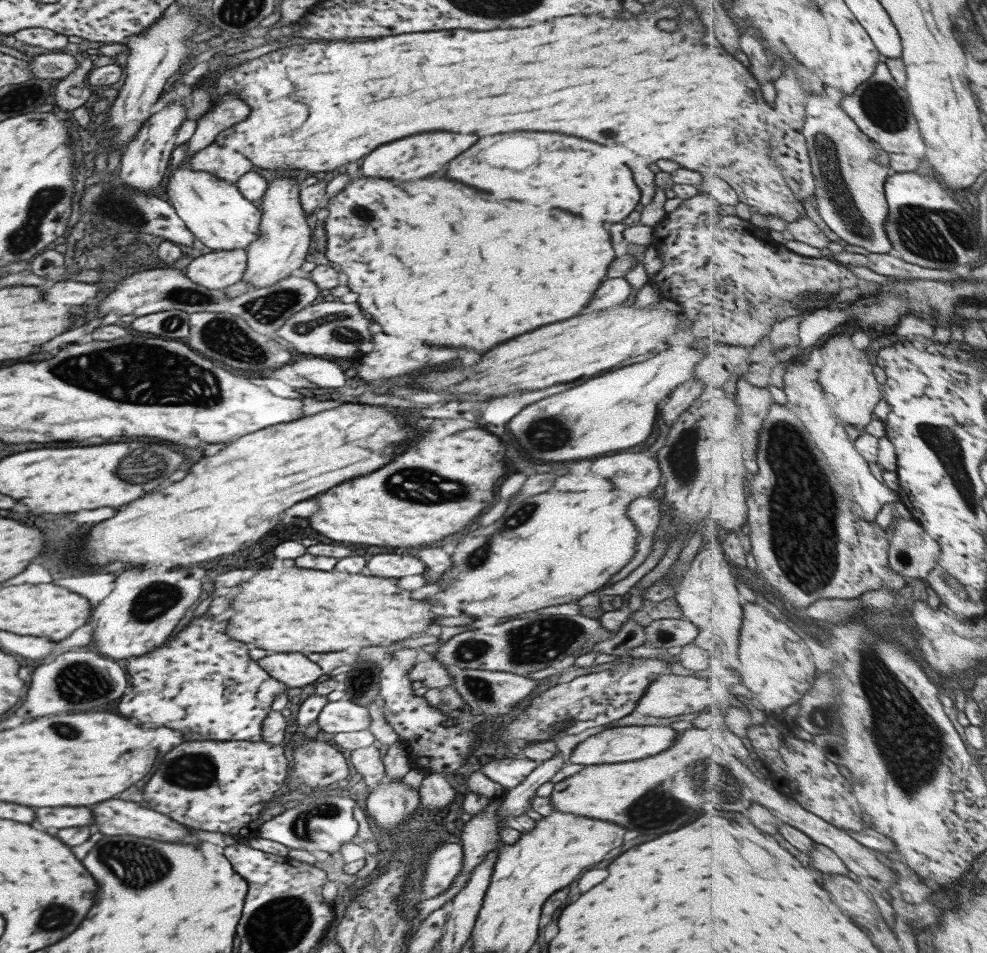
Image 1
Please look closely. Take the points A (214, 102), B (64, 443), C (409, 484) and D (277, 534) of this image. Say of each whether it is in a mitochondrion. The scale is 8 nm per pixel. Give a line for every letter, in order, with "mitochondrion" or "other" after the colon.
A: other
B: other
C: mitochondrion
D: other

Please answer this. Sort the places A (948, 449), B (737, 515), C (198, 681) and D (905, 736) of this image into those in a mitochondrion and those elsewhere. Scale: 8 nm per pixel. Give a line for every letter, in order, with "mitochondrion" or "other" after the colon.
A: mitochondrion
B: other
C: other
D: mitochondrion

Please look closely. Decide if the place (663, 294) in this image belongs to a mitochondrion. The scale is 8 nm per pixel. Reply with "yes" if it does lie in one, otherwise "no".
no

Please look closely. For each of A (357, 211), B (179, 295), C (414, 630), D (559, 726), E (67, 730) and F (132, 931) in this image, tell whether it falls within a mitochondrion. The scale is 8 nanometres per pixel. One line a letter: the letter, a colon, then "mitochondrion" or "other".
A: mitochondrion
B: mitochondrion
C: other
D: mitochondrion
E: mitochondrion
F: other

